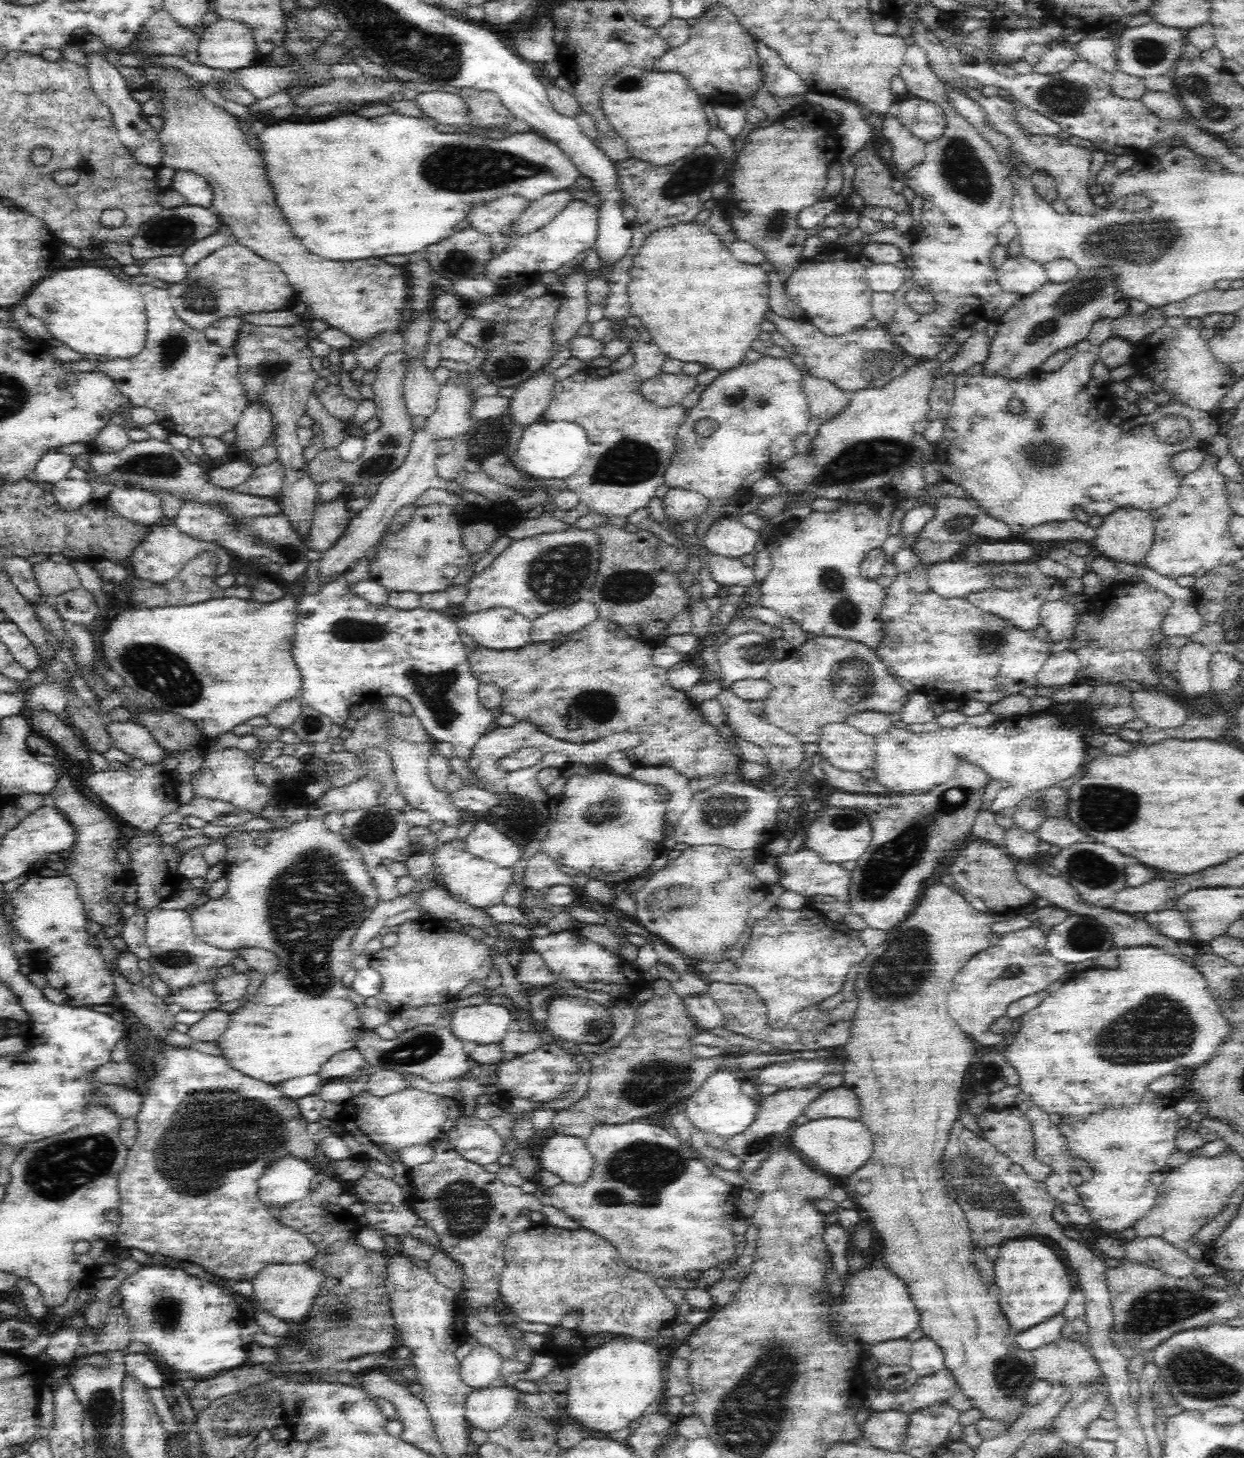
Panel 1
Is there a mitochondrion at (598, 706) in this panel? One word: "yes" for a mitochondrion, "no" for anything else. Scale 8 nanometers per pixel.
yes

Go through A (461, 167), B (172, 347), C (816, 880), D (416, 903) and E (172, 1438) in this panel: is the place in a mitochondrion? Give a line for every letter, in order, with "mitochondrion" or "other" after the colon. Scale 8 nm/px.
A: mitochondrion
B: mitochondrion
C: other
D: other
E: other

